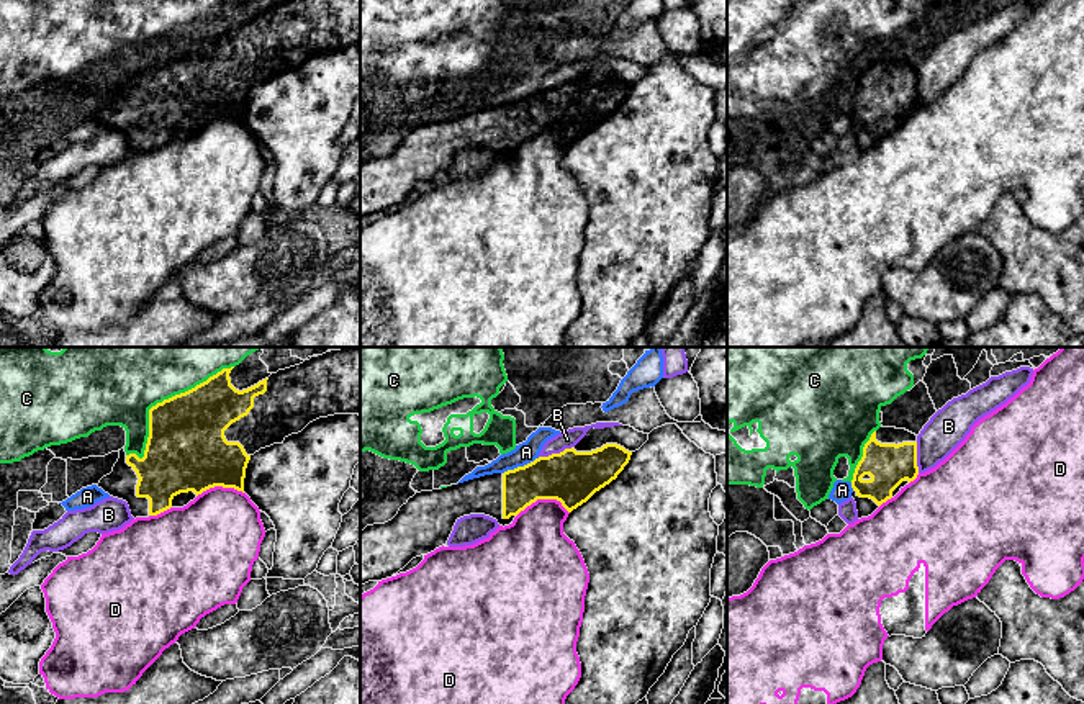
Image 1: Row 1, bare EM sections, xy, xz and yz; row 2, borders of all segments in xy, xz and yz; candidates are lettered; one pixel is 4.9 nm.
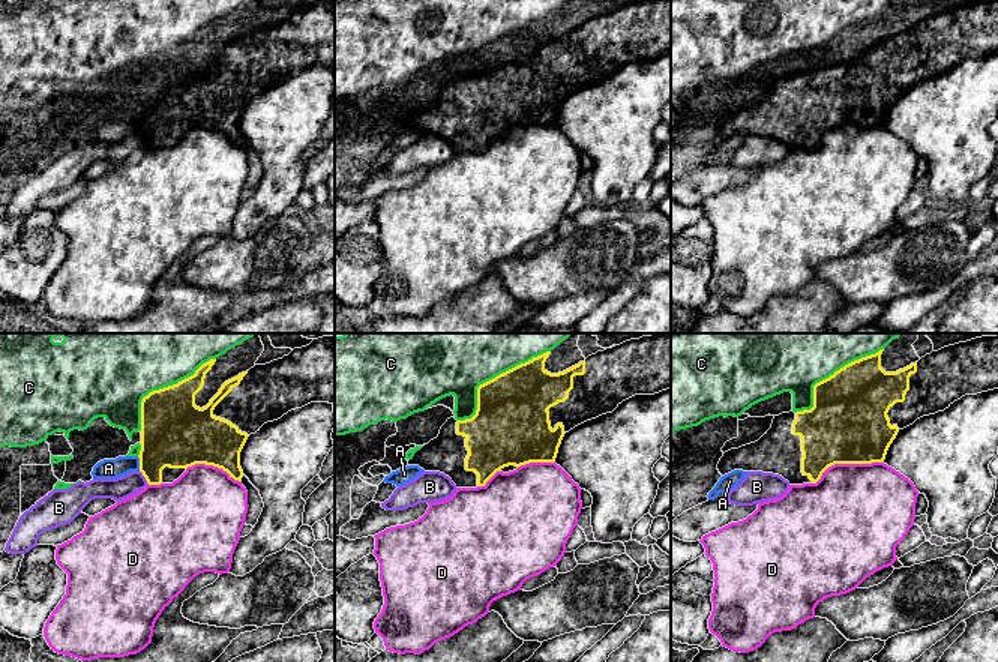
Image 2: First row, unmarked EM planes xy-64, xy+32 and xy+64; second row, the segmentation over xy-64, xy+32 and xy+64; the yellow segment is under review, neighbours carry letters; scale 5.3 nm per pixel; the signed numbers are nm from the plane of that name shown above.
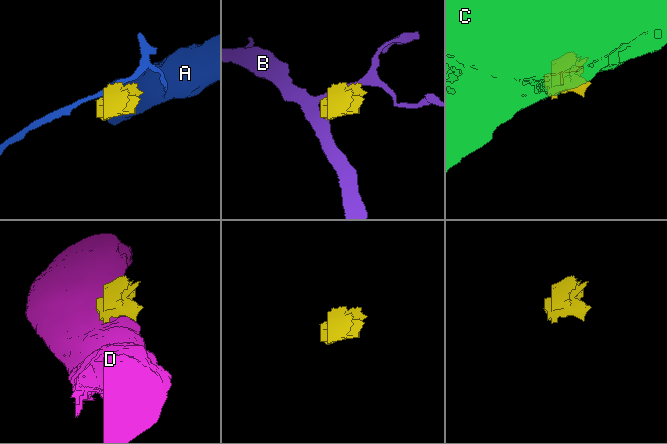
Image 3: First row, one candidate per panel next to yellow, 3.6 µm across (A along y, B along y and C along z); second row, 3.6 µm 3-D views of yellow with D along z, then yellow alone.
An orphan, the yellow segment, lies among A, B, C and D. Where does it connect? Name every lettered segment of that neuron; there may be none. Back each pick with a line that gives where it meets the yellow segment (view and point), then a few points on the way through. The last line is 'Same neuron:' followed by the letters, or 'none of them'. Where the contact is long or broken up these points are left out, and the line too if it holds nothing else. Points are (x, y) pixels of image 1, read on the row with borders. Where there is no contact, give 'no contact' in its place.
Same neuron: none of them

